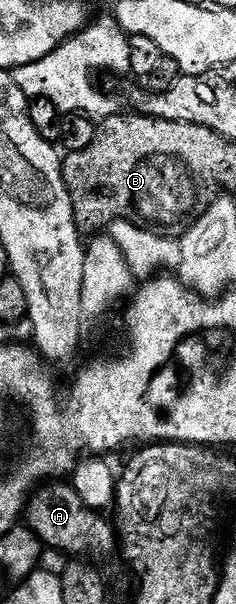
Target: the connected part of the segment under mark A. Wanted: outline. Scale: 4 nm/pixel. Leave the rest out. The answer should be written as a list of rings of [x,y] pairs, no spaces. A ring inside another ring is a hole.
[[[56,483],[53,489],[44,487],[39,490],[29,500],[28,508],[26,510],[26,525],[27,528],[31,529],[37,537],[40,538],[41,542],[49,549],[56,549],[67,555],[71,555],[73,558],[80,559],[85,553],[85,558],[96,559],[92,557],[108,557],[112,552],[117,552],[118,549],[118,533],[114,528],[113,522],[108,521],[104,518],[103,512],[91,509],[85,501],[78,495],[78,491],[70,483]]]

